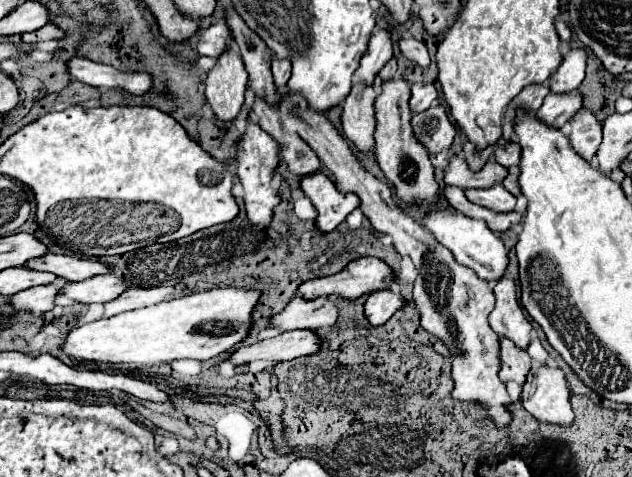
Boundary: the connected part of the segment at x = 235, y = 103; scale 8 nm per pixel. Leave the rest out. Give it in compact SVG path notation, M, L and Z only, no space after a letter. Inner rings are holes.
M227 48L207 72L205 96L219 120L233 120L243 104L247 70L235 48Z

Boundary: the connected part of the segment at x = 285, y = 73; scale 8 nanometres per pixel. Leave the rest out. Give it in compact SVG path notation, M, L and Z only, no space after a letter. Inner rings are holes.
M273 58L273 78L275 78L275 86L283 88L287 86L289 78L291 78L291 60L287 58Z

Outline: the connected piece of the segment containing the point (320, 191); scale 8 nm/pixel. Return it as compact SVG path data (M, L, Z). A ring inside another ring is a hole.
M321 172L303 176L301 190L305 192L305 196L313 202L313 206L319 212L315 222L321 232L335 230L359 206L357 194L339 192L335 182Z

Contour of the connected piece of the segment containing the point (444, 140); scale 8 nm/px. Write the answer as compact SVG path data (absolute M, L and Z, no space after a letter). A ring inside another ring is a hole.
M435 104L425 112L413 114L413 130L415 136L429 150L429 154L439 154L447 150L457 134L457 126L451 122L447 108L441 104Z

